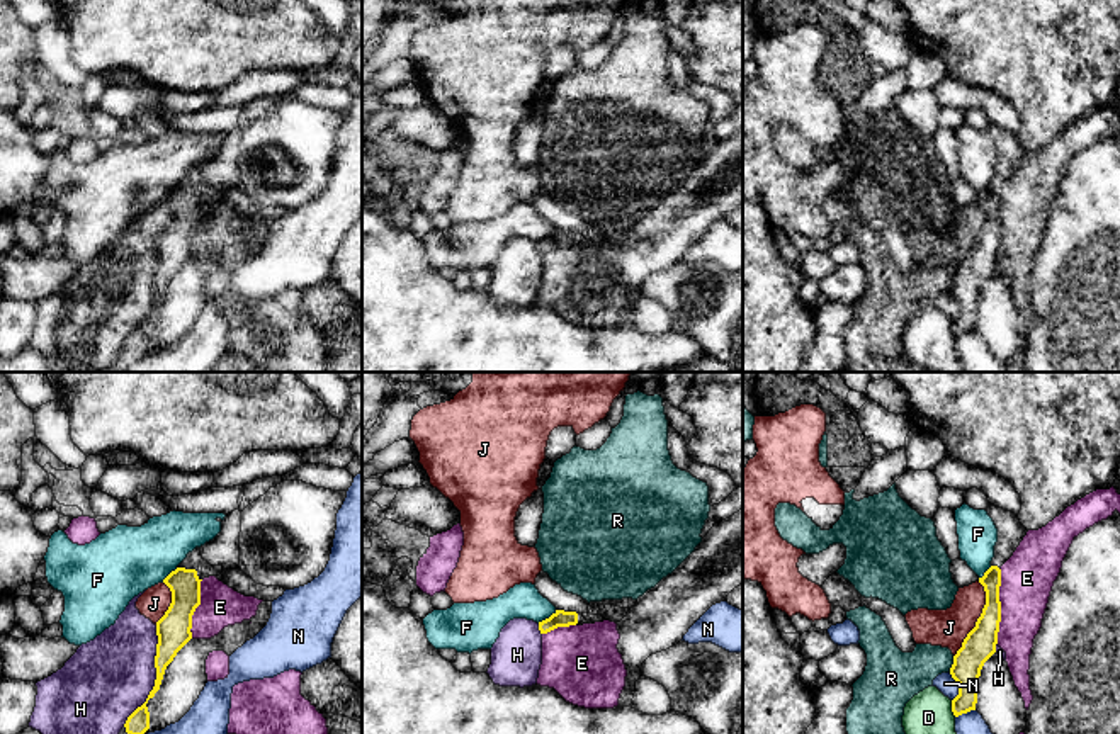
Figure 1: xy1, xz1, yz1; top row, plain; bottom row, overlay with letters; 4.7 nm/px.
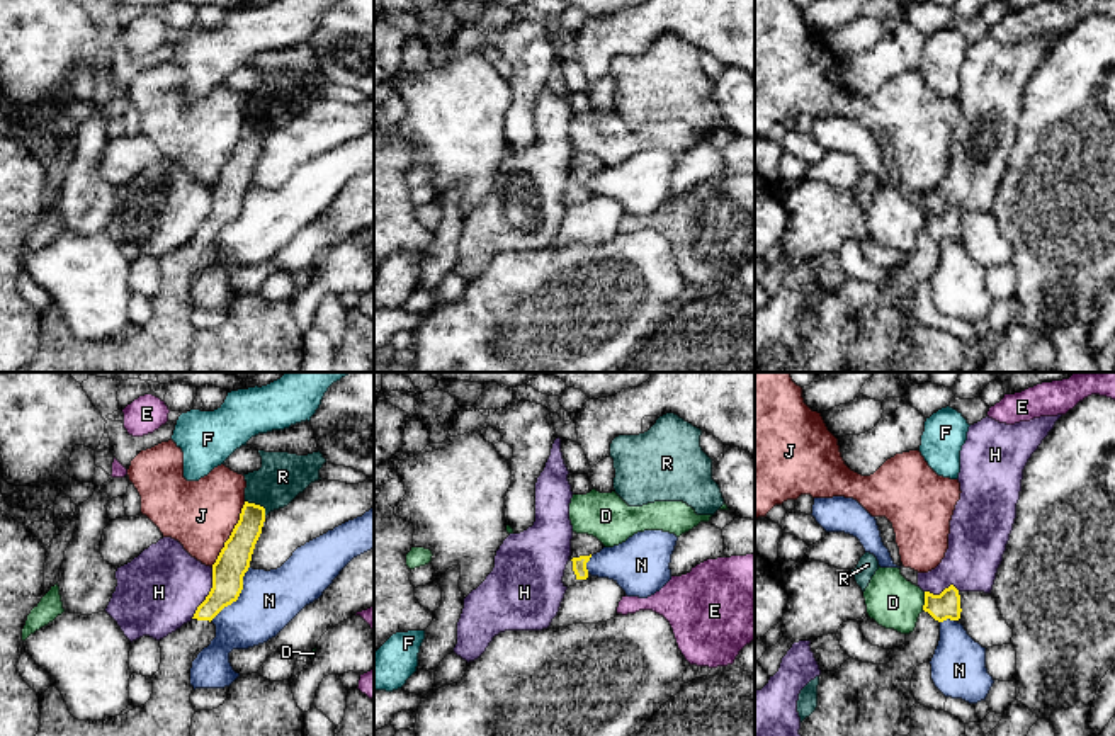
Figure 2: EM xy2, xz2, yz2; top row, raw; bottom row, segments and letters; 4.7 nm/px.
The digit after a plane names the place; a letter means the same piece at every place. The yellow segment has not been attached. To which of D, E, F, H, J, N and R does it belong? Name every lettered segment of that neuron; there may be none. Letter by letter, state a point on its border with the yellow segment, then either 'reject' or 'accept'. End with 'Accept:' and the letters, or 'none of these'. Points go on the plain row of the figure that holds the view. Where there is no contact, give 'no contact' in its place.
D: contact yz2 (925, 220); reject
E: contact yz1 (1000, 225); reject
F: contact xz1 (546, 238); reject
H: contact xy1 (157, 296); reject
J: contact yz1 (978, 238); reject
N: contact xy2 (238, 215); reject
R: contact xy2 (259, 124); reject
Accept: none of these

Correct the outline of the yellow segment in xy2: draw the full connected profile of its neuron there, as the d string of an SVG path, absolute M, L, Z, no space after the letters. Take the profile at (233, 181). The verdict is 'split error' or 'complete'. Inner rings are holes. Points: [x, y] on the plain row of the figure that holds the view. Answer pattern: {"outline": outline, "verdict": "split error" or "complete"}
{"outline": "M245 121L212 184L209 214L190 241L160 258L161 282L151 296L153 313L144 325L105 340L78 340L51 304L39 318L39 350L19 372L192 372L192 280L216 257L212 238L238 219L263 141L265 127Z", "verdict": "split error"}

